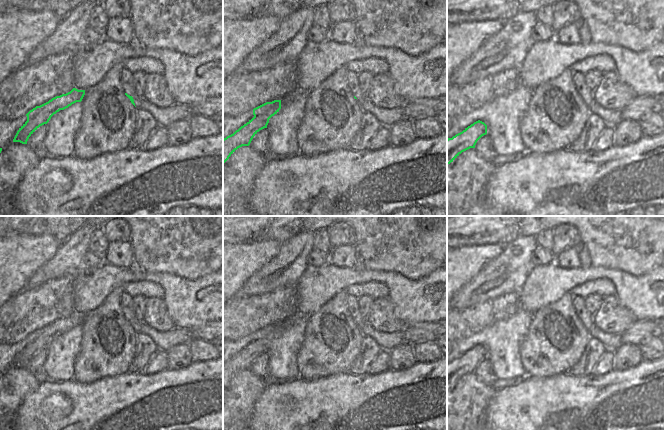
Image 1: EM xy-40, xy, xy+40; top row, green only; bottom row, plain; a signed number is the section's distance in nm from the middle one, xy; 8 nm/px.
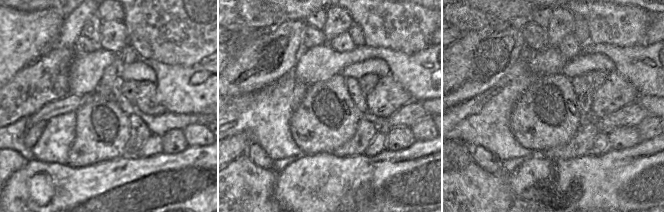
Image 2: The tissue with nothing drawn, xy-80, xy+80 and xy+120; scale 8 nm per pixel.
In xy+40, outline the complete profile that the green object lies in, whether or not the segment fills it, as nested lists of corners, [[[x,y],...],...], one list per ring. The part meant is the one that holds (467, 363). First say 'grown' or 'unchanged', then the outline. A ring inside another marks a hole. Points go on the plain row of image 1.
unchanged; [[[478,344],[462,356],[447,363],[447,389],[453,386],[462,376],[475,372],[477,365],[487,358],[487,349]]]

